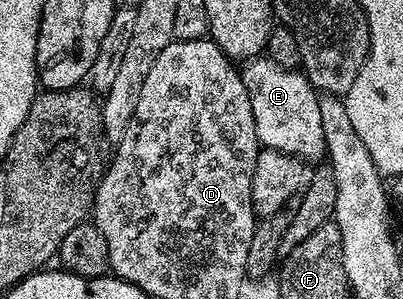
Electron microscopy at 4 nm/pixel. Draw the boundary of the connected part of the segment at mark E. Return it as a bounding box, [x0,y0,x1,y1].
[242,57,325,160]

